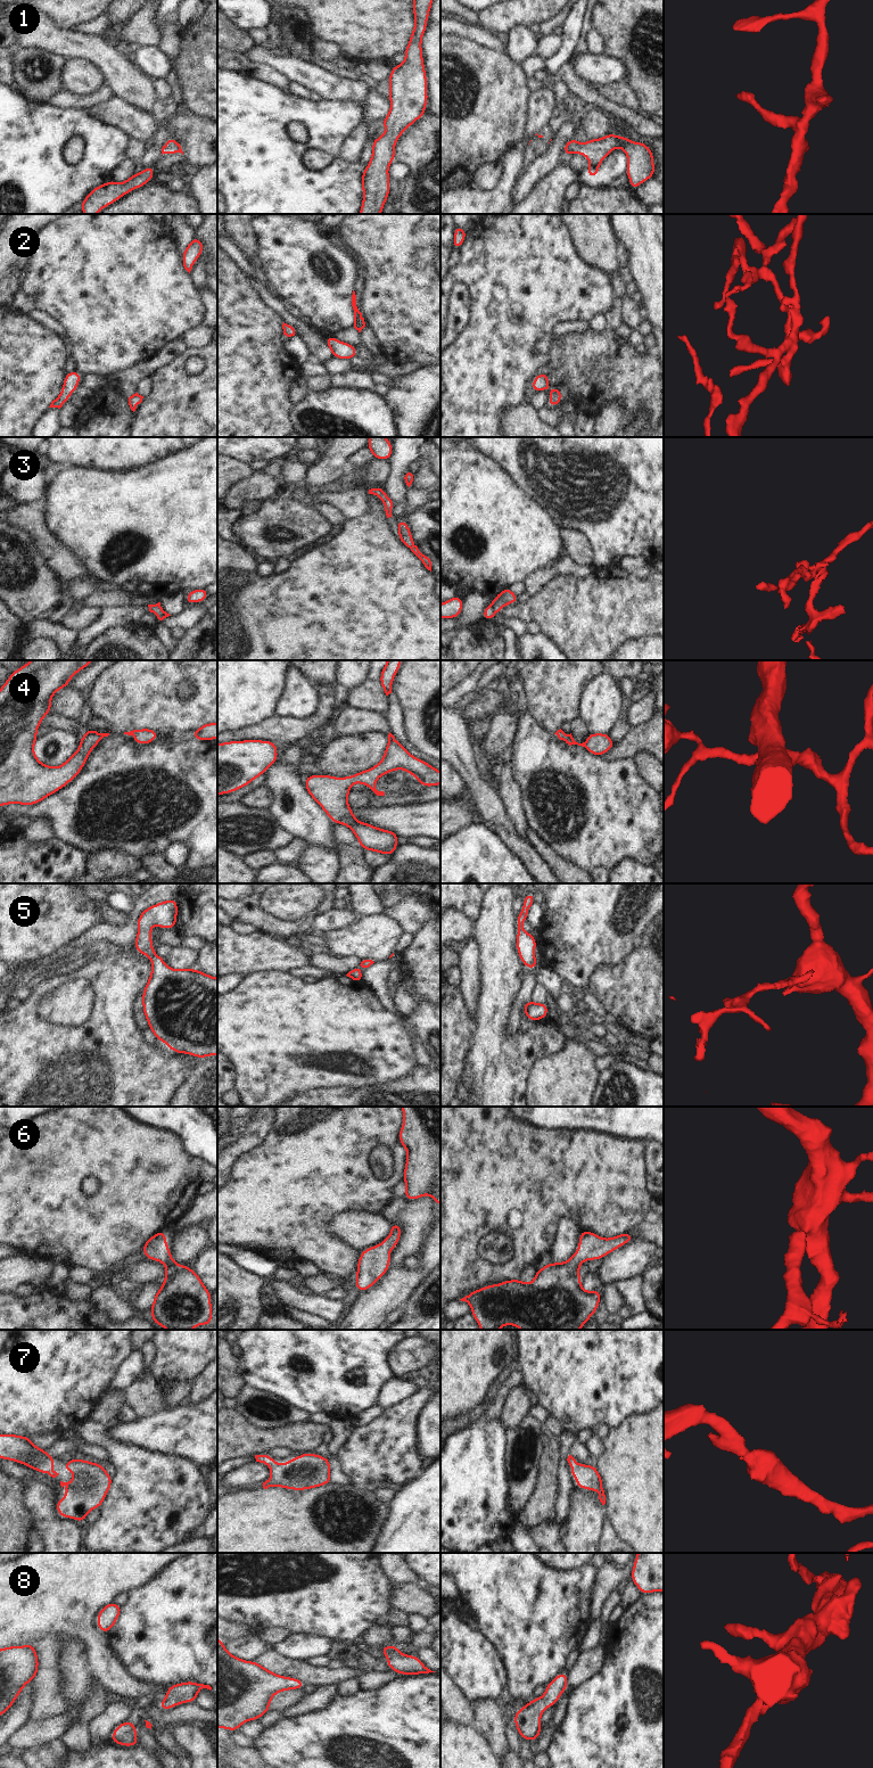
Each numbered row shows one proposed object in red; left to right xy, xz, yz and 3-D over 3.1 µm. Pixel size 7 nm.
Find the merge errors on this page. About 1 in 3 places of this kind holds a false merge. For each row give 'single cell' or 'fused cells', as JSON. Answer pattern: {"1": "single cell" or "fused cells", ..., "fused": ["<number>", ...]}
{"1": "single cell", "2": "single cell", "3": "single cell", "4": "single cell", "5": "single cell", "6": "single cell", "7": "single cell", "8": "single cell", "fused": []}

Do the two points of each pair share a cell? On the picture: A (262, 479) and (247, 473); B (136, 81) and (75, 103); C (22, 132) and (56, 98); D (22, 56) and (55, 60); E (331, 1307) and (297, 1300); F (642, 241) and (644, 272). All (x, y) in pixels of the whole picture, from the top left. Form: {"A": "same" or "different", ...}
{"A": "different", "B": "different", "C": "different", "D": "same", "E": "same", "F": "same"}

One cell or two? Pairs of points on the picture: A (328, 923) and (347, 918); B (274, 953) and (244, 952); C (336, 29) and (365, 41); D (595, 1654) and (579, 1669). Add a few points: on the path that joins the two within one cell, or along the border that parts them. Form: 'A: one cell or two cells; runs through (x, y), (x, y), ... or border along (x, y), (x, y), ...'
A: one cell; runs through (332, 919), (343, 918)
B: one cell; runs through (266, 953), (252, 953)
C: one cell; runs through (343, 29), (353, 29), (359, 34)
D: one cell; runs through (592, 1658), (583, 1667)

